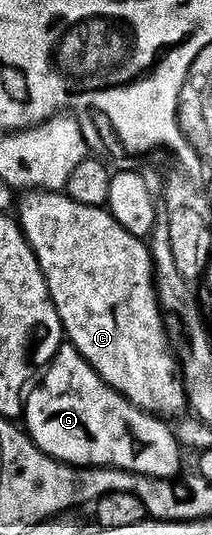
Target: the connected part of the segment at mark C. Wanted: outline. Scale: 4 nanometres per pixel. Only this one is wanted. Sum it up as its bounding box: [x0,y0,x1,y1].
[17,191,180,419]

